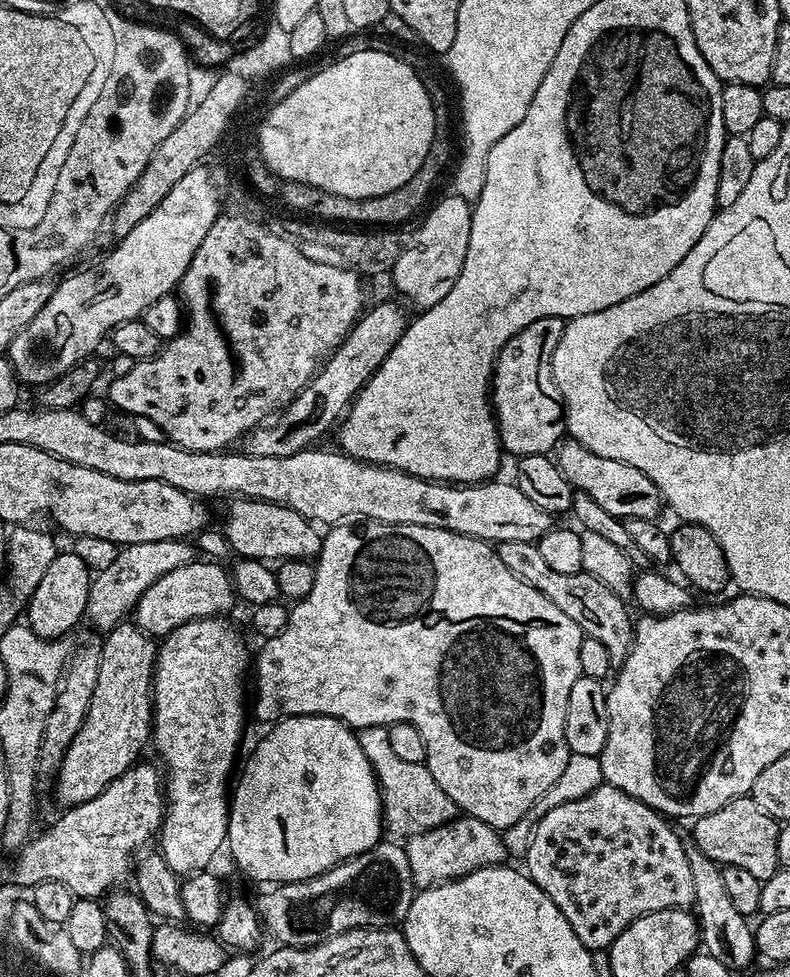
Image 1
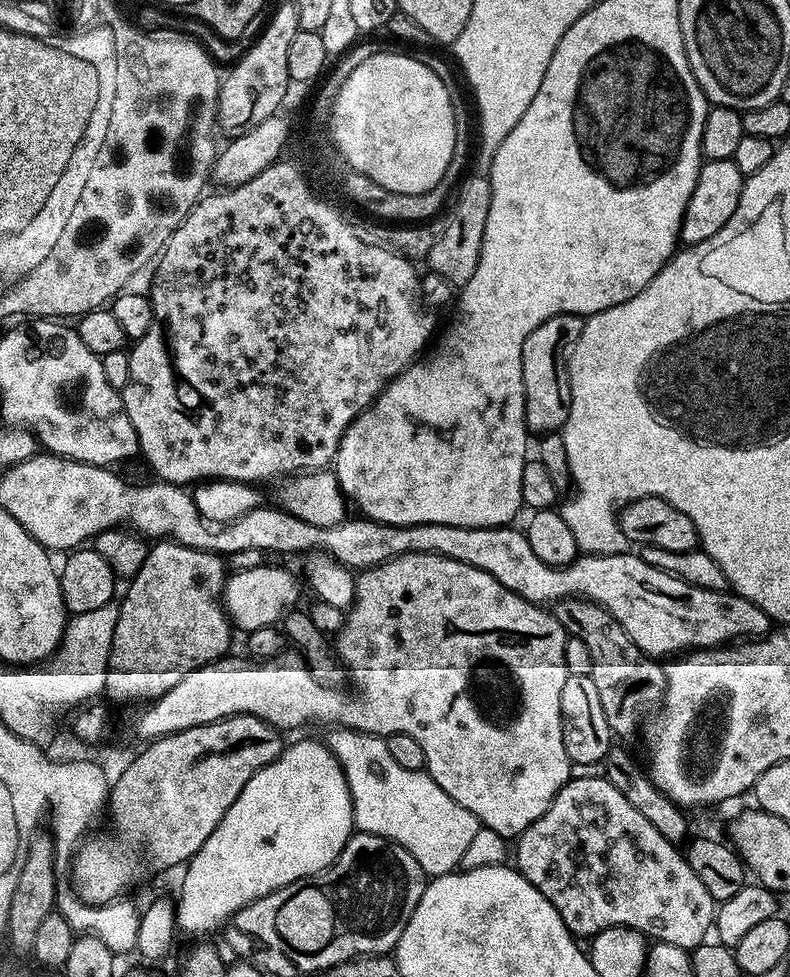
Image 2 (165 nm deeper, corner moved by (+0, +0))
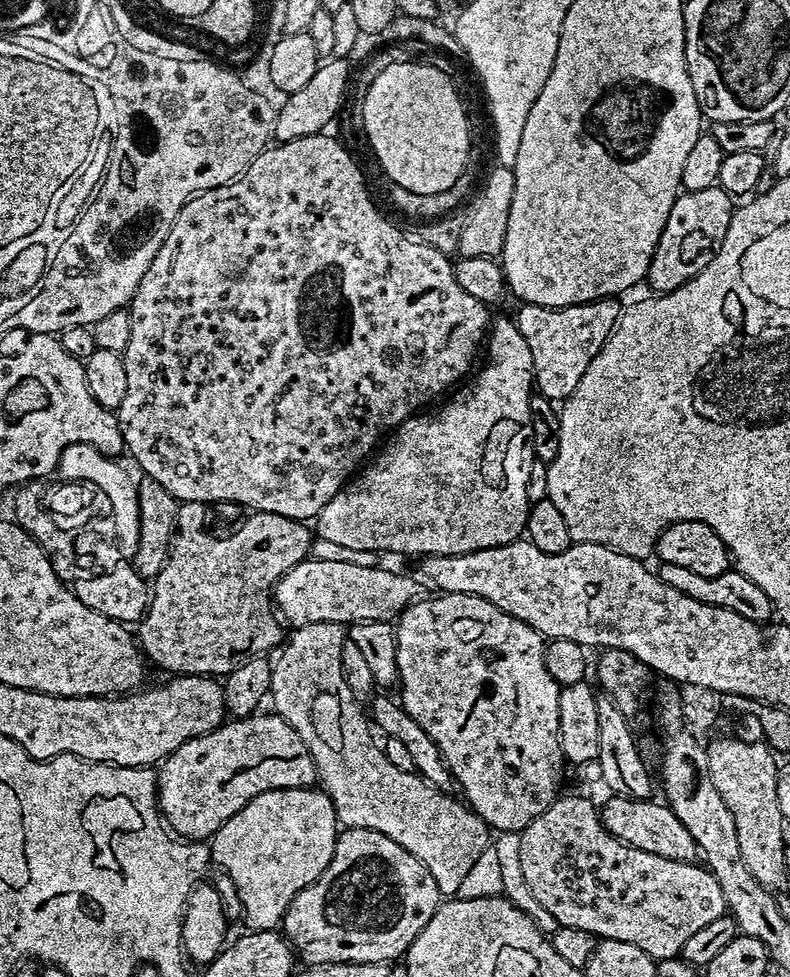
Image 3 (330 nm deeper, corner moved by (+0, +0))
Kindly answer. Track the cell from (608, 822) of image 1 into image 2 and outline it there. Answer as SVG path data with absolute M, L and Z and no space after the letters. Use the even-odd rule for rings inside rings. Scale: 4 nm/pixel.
M576 776L569 779L554 798L552 805L546 810L546 814L542 814L542 818L535 820L520 835L515 844L515 867L552 903L554 910L558 910L558 914L562 914L562 922L566 922L566 926L577 938L583 938L583 936L591 938L597 932L606 930L610 926L626 926L638 930L645 938L651 938L653 941L670 942L674 946L693 950L705 943L713 931L718 902L712 897L710 890L706 890L706 886L702 886L702 878L698 878L698 874L694 874L694 870L690 870L685 853L681 849L679 852L676 849L679 847L673 841L662 838L662 834L658 834L658 830L654 830L654 826L650 826L650 822L646 822L646 814L638 814L638 810L634 810L634 806L630 806L630 802L626 802L626 798L622 798L622 790L614 790L614 786L604 776Z

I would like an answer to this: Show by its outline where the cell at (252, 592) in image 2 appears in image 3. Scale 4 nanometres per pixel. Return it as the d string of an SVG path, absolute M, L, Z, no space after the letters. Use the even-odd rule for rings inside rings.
M309 558L303 560L298 566L294 566L286 574L282 574L282 578L277 582L274 589L274 607L282 617L285 625L291 626L292 628L301 628L307 624L313 624L314 622L330 622L331 624L338 624L341 626L347 626L349 624L365 624L371 620L386 620L389 622L395 621L399 617L400 613L412 603L413 600L417 599L418 584L411 575L403 576L400 572L391 572L388 568L371 568L368 564L355 564L355 559L344 558L348 560L315 560L315 558Z

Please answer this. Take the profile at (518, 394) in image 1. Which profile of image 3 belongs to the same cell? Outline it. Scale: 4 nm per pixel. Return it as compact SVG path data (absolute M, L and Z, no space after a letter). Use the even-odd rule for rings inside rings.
M521 303L519 307L516 316L514 315L514 323L522 338L526 338L526 346L530 346L535 391L547 400L563 402L570 394L574 394L574 390L578 390L578 382L582 382L582 374L586 374L582 342L584 312L576 312L574 306L565 310Z

